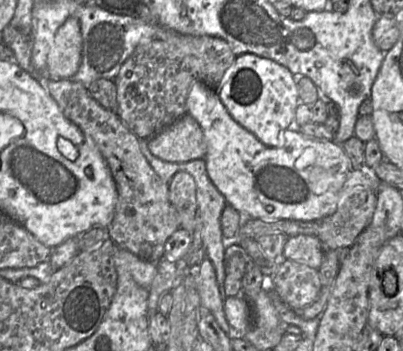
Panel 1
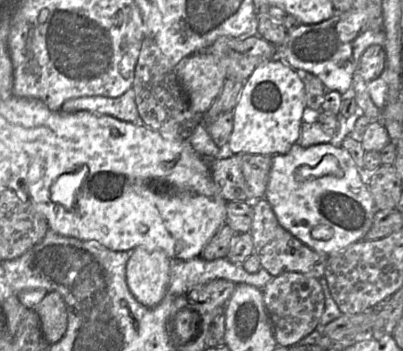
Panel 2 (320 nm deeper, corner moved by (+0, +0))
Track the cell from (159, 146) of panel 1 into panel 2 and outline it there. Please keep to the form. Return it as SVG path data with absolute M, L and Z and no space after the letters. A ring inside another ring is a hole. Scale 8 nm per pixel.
M270 60L255 68L244 82L233 109L233 130L227 143L233 154L274 156L286 154L298 143L306 108L304 82L280 60Z

